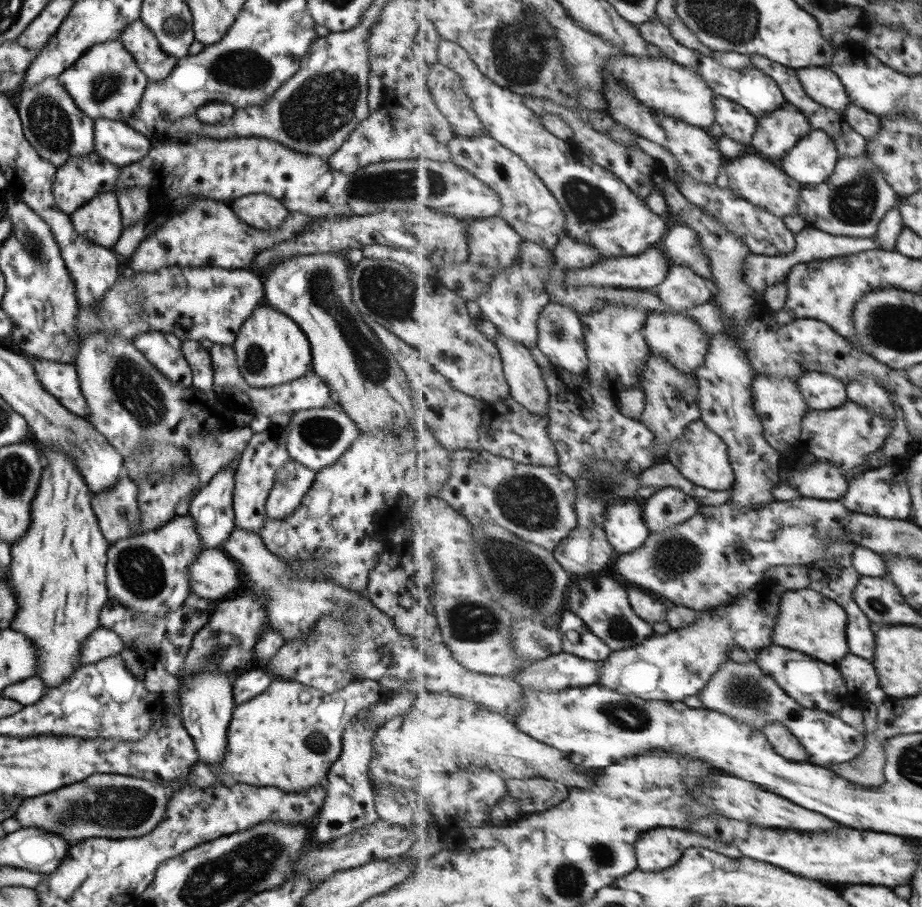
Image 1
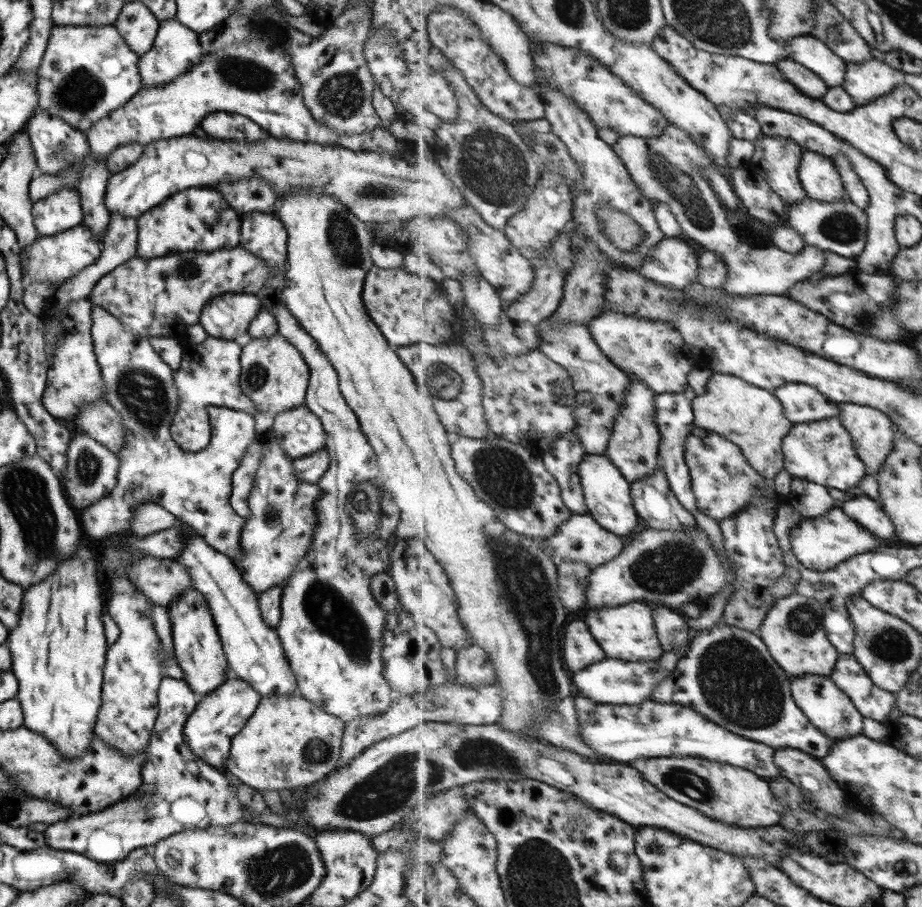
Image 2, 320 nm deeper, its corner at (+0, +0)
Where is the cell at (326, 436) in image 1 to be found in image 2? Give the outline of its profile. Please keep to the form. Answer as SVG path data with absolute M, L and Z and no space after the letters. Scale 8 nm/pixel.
M304 405L278 412L270 433L287 460L311 455L324 448L325 431L322 424Z

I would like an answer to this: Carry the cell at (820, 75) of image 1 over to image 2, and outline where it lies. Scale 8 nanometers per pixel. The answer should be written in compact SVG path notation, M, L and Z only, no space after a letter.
M783 60L776 66L806 96L822 100L829 91L829 85L816 72L799 64L799 62L795 62L795 60Z

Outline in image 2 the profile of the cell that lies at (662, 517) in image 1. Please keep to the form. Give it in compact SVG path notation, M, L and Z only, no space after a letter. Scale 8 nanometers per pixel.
M689 384L685 390L681 392L657 393L655 404L657 409L657 420L660 433L660 459L664 464L665 474L668 476L669 484L672 486L673 493L676 494L678 500L689 510L694 513L698 510L697 496L692 487L692 473L689 465L686 463L689 435L696 427L696 419L694 416L694 408L692 402L696 398L696 390Z

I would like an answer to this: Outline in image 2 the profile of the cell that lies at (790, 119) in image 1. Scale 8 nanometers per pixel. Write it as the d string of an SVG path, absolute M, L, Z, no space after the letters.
M764 133L755 142L755 155L750 162L756 163L765 172L773 190L789 206L808 198L800 179L800 165L805 152L803 147L790 138Z

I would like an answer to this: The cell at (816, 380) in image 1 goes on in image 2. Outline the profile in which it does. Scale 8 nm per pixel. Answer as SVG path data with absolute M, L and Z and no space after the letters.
M789 383L774 390L784 405L785 416L794 423L807 423L839 417L840 404L829 400L813 385Z

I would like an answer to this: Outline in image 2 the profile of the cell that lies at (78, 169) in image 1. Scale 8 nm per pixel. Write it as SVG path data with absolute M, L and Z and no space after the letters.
M58 188L41 201L32 203L32 223L40 236L53 236L57 232L82 224L84 213L76 188Z

